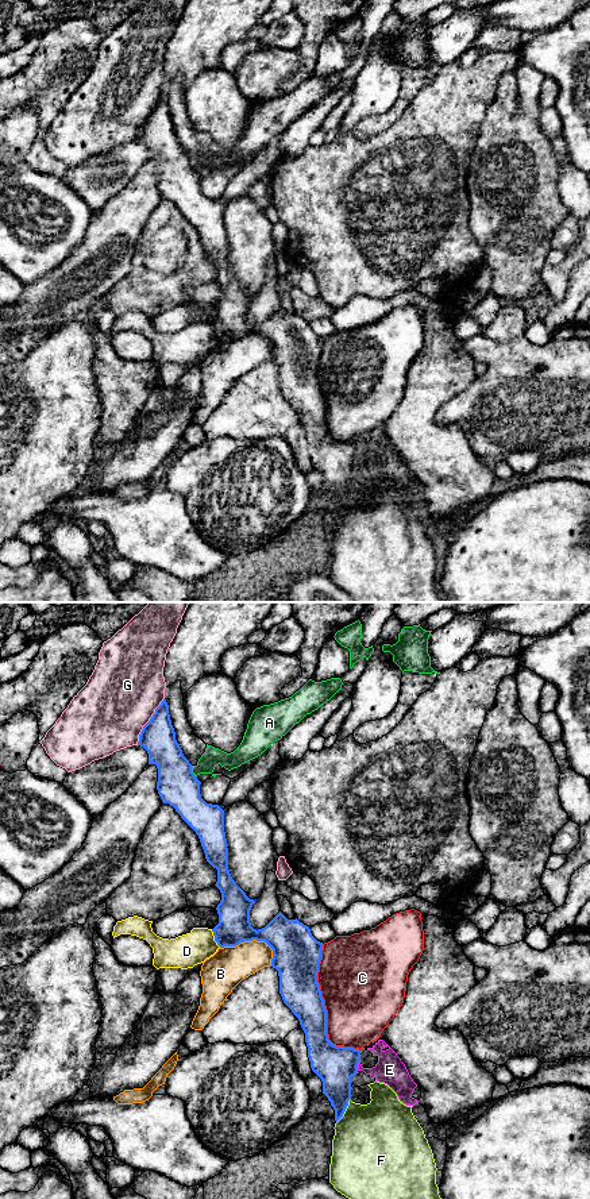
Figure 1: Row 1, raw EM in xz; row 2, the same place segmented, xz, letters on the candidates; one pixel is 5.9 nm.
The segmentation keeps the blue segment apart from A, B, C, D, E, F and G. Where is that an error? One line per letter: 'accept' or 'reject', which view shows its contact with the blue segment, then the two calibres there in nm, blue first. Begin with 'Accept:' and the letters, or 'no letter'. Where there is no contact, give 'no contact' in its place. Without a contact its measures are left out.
Accept: no letter
A: reject | xz | 240/120 nm
B: reject | xz | 280/220 nm
C: reject | xz | 240/480 nm
D: reject | xz | 200/200 nm
E: reject | xz | 240/170 nm
F: reject | xz | 200/460 nm
G: reject | xz | 200/440 nm

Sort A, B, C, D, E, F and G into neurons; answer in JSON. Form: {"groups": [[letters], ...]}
{"groups": [["A"], ["B"], ["C"], ["D"], ["E"], ["F"], ["G"]]}

